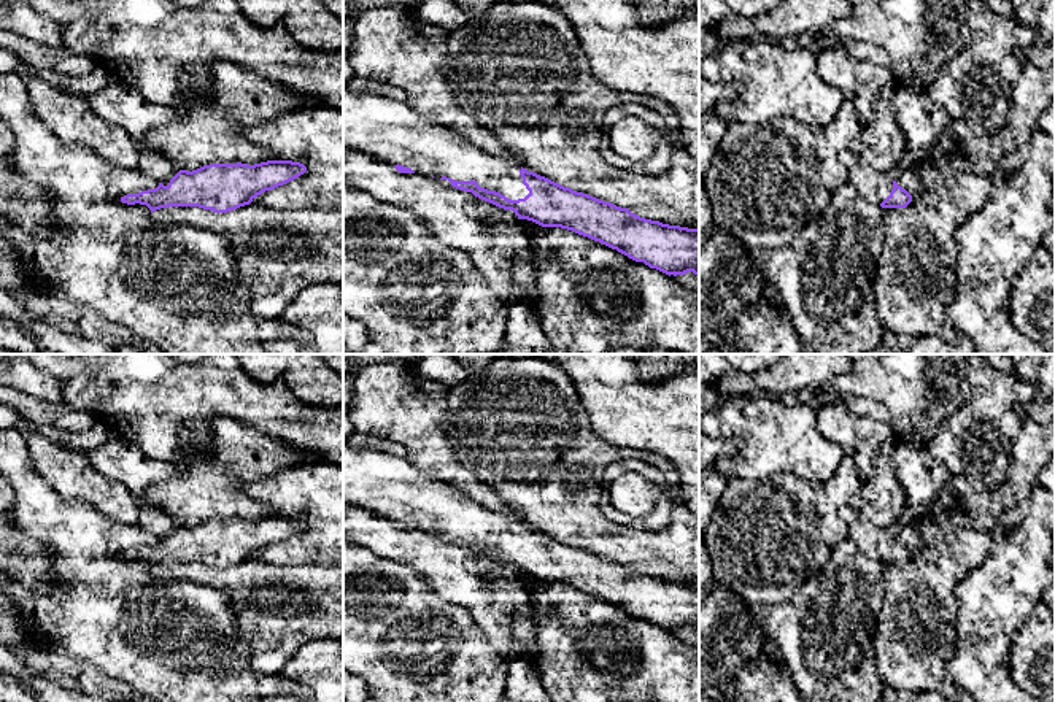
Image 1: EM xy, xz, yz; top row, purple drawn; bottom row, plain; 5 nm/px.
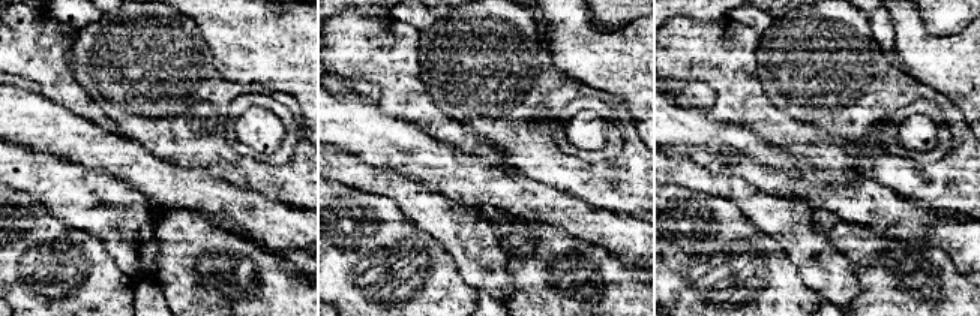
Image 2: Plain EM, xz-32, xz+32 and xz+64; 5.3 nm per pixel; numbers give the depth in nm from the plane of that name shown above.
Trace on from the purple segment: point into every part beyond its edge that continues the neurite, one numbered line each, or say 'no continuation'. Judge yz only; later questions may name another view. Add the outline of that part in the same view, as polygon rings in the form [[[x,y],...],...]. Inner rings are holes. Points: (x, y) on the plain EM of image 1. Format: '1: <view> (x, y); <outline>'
1: yz (874, 542); [[[841,505],[839,516],[848,527],[848,540],[869,559],[882,559],[893,545],[893,537],[887,529],[874,526],[860,510]]]

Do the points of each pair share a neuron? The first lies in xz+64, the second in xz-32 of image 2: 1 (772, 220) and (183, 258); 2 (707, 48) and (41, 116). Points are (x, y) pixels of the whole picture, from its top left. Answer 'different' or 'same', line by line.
1: different
2: different

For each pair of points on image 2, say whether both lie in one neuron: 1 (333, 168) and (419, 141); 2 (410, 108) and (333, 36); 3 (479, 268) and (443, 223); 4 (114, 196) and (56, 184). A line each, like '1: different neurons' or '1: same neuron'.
1: different neurons
2: same neuron
3: same neuron
4: same neuron

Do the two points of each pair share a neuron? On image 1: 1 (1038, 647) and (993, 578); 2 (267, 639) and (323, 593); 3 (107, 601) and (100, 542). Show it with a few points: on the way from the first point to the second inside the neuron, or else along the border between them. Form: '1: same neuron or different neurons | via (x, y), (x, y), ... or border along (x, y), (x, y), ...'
1: different neurons | border along (1038, 602), (1016, 632), (1009, 658)
2: same neuron | via (282, 624), (309, 597)
3: same neuron | via (100, 586), (100, 556)

